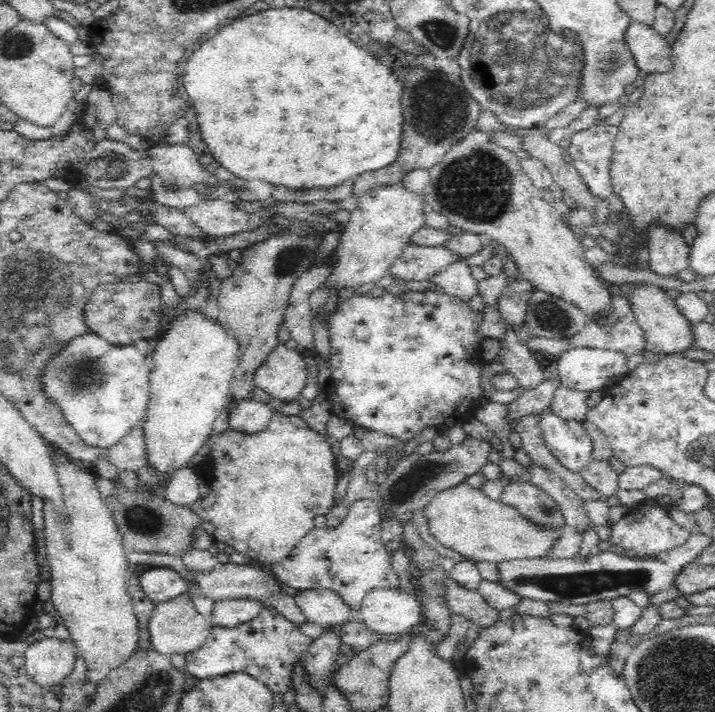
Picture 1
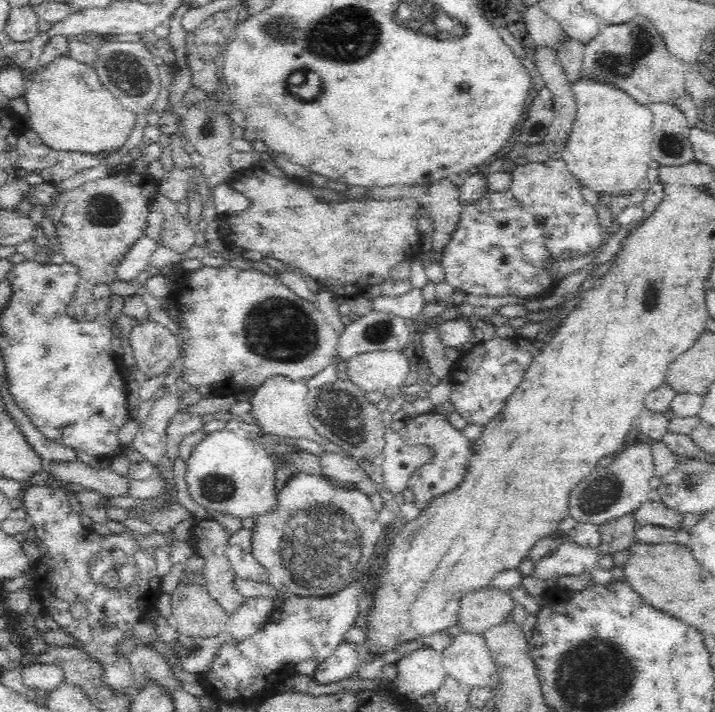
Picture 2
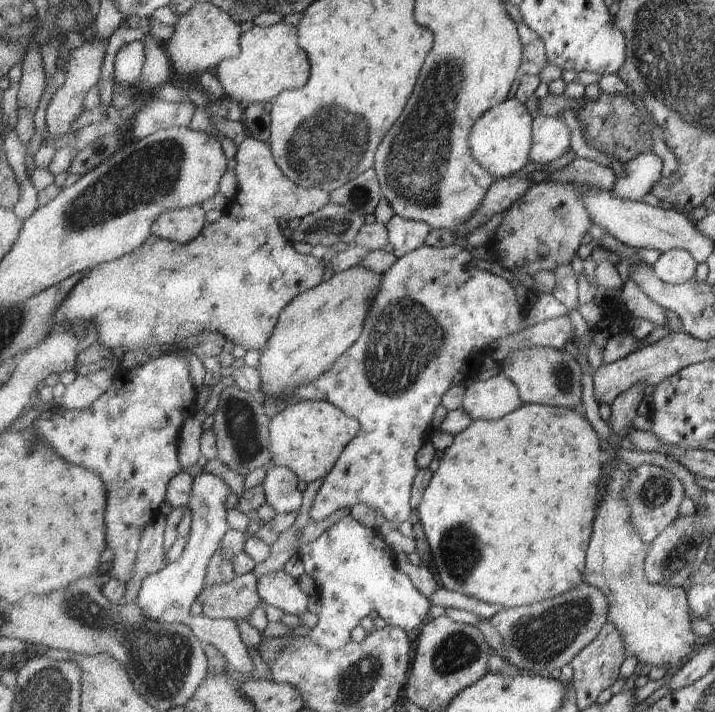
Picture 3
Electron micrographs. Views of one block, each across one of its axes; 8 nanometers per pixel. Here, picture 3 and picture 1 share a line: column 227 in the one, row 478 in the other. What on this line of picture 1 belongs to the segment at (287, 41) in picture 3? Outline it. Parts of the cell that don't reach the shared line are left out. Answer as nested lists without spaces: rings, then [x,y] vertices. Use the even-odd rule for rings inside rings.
[[[53,447],[52,455],[59,471],[59,481],[63,486],[64,504],[67,506],[67,524],[62,526],[49,504],[43,506],[43,520],[46,558],[50,566],[51,598],[49,609],[69,630],[70,640],[75,642],[77,652],[85,658],[88,680],[100,684],[109,677],[111,670],[118,668],[139,648],[138,621],[136,612],[126,588],[127,572],[132,567],[126,558],[116,521],[112,520],[112,509],[102,501],[102,495],[95,484],[95,472],[86,471],[66,456],[62,450]]]

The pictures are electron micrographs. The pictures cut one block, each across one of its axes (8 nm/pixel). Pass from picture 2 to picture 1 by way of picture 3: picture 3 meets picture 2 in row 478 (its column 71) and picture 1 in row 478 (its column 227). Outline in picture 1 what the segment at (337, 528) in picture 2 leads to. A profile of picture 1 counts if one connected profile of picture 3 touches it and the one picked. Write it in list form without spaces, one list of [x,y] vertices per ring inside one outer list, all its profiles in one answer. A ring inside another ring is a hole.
[[[273,413],[268,428],[254,434],[228,428],[210,438],[207,448],[211,450],[205,450],[198,467],[211,489],[208,496],[188,507],[216,527],[215,542],[230,544],[235,551],[246,554],[251,561],[262,562],[266,568],[286,558],[293,546],[315,528],[316,516],[327,514],[334,502],[338,473],[330,443],[299,415]]]

